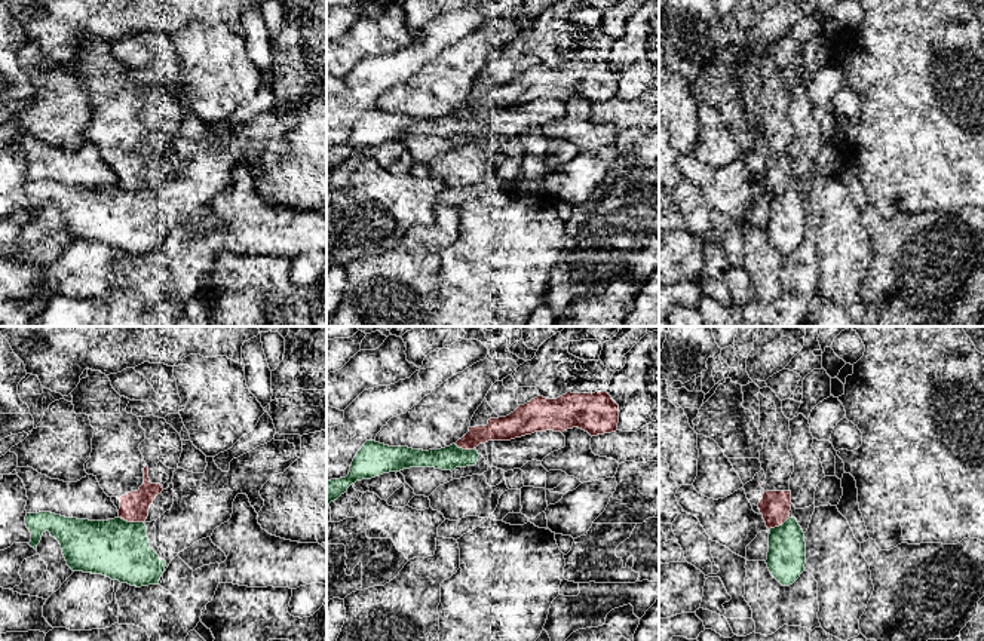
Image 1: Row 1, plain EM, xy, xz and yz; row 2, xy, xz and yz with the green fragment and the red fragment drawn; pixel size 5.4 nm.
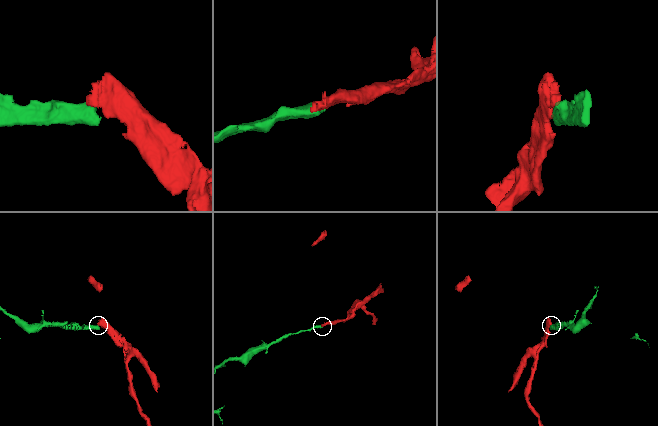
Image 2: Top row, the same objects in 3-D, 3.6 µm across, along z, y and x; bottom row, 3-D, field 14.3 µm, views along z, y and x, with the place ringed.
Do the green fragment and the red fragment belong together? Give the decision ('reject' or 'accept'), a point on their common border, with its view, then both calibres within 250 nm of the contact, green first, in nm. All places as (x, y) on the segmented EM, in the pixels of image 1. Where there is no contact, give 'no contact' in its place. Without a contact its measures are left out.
reject; contact xy (131, 523); calibres 320 and 160 nm

